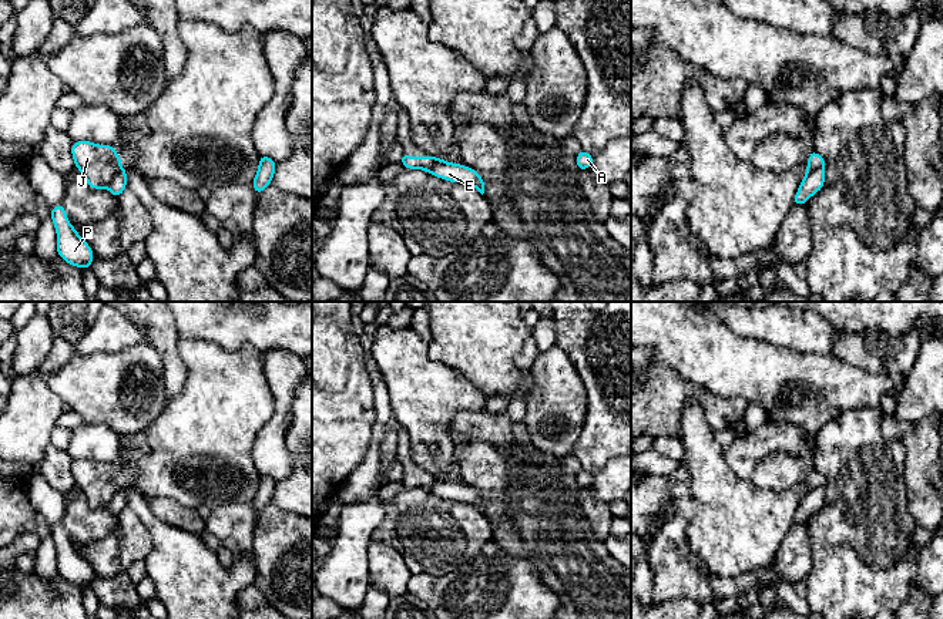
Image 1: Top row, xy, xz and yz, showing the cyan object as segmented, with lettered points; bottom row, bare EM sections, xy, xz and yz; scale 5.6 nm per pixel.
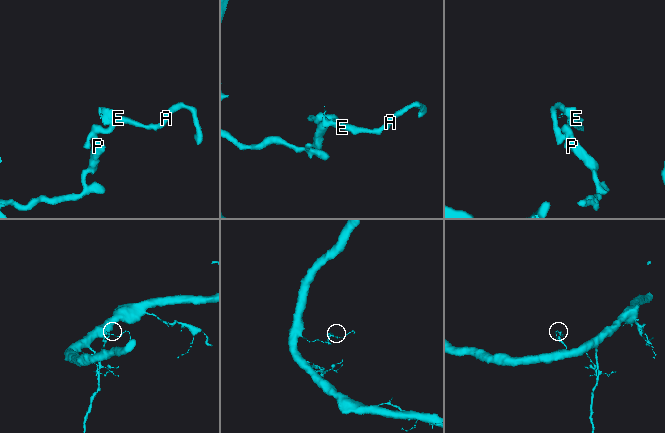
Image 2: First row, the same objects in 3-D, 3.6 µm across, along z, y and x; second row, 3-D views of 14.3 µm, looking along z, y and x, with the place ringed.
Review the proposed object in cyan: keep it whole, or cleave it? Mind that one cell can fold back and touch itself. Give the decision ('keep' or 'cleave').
cleave

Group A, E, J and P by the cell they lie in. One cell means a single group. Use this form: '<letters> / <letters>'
A E P / J

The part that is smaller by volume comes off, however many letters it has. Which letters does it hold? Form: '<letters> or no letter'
J

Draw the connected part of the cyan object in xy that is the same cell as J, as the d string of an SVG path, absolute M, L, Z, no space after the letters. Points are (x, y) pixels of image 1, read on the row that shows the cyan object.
M74 141L71 155L75 168L91 189L107 188L113 176L121 171L121 159L113 145L97 145L91 141Z

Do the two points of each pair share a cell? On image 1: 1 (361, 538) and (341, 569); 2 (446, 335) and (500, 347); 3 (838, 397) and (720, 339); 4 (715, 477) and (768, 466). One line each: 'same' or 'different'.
1: same
2: same
3: same
4: different

